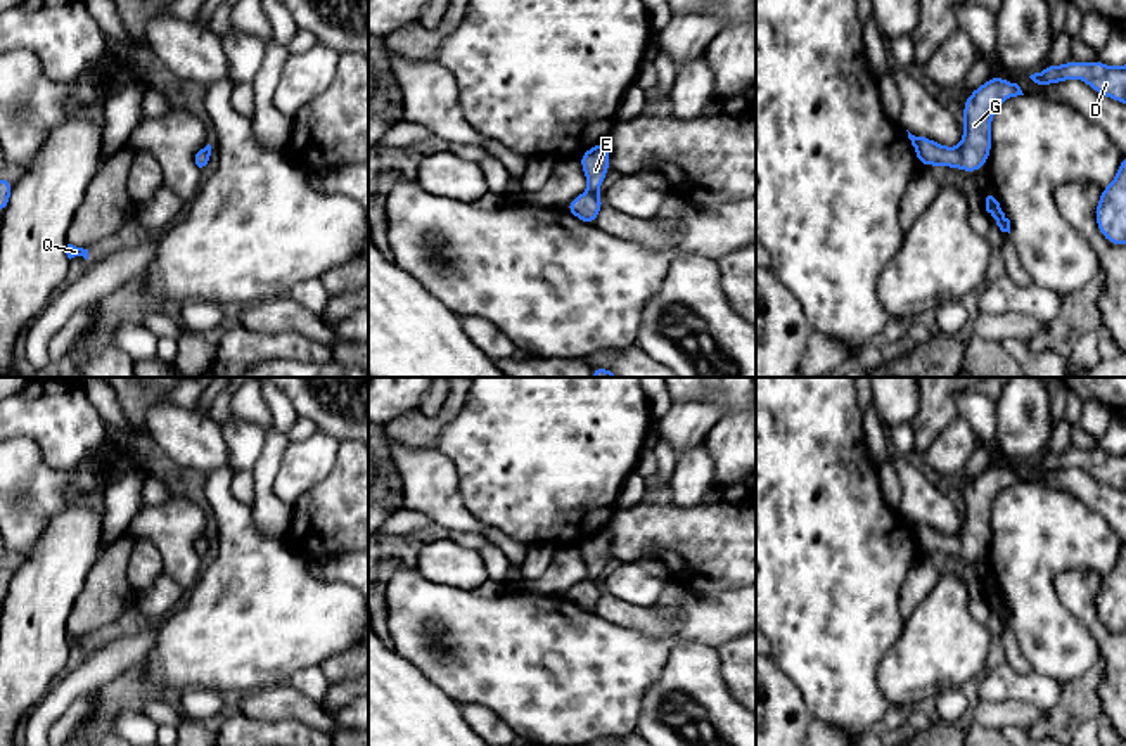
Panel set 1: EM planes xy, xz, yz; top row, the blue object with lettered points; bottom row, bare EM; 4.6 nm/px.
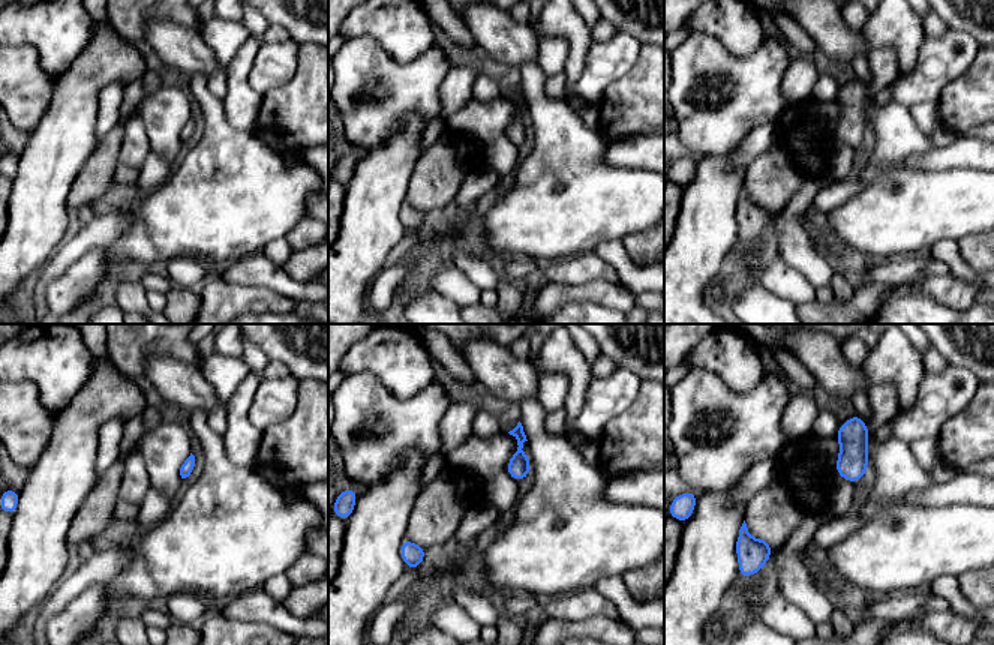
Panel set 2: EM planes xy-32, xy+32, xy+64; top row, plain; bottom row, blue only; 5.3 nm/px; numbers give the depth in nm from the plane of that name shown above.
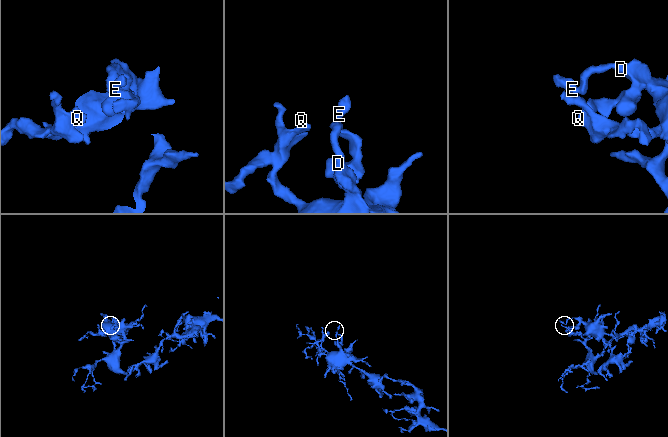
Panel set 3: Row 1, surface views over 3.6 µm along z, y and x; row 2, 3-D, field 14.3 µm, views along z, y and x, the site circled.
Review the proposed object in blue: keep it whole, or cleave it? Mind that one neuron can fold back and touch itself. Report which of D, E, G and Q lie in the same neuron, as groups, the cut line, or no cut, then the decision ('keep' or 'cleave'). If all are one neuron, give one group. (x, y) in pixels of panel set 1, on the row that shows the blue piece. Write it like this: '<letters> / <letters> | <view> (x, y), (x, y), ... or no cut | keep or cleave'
D E G Q | no cut | keep

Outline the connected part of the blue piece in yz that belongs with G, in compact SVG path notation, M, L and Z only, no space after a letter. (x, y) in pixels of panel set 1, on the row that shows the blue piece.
M991 76L963 104L963 137L956 149L908 132L917 161L929 168L941 164L962 171L979 171L991 152L991 119L995 111L1003 100L1017 95L1024 95L1017 83Z

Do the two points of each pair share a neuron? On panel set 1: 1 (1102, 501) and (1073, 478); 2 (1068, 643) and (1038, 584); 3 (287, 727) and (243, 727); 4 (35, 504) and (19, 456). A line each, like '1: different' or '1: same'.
1: same
2: same
3: same
4: same

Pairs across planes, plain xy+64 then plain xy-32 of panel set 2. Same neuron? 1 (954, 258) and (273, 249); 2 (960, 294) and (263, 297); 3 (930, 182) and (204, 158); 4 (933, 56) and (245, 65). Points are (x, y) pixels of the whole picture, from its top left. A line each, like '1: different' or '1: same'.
1: same
2: same
3: same
4: different

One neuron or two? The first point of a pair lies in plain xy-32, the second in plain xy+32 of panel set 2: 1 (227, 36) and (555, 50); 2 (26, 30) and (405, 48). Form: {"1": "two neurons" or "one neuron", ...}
{"1": "one neuron", "2": "one neuron"}

